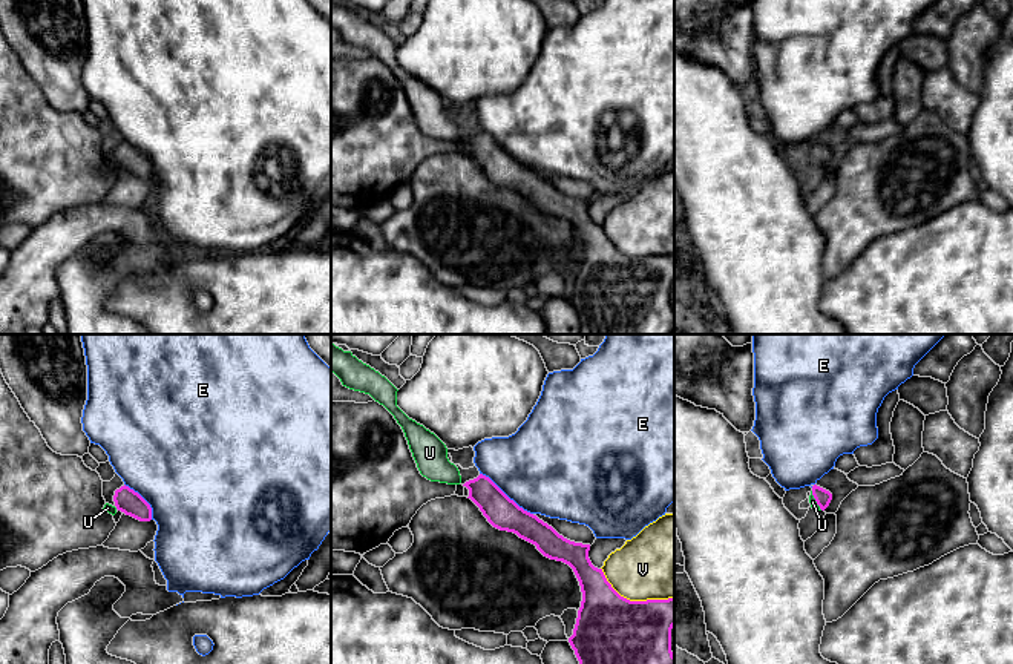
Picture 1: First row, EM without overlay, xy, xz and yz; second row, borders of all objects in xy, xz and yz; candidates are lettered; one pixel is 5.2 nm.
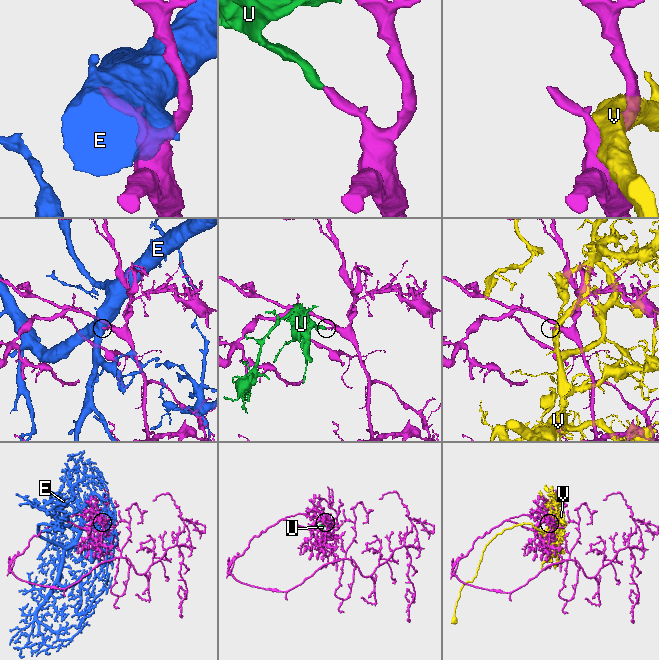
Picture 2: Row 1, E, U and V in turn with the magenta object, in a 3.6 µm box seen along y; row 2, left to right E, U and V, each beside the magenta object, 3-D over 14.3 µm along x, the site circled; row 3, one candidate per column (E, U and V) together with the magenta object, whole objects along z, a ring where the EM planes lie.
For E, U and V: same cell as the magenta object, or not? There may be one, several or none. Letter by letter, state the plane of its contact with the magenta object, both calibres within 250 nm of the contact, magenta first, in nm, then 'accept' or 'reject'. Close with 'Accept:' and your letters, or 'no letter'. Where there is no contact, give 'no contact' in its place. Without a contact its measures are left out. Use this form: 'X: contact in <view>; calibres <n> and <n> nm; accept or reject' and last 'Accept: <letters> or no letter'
E: contact in xz; calibres 170 and 480 nm; reject
U: contact in yz; calibres 90 and 40 nm; accept
V: contact in xz; calibres 500 and 380 nm; reject
Accept: U

